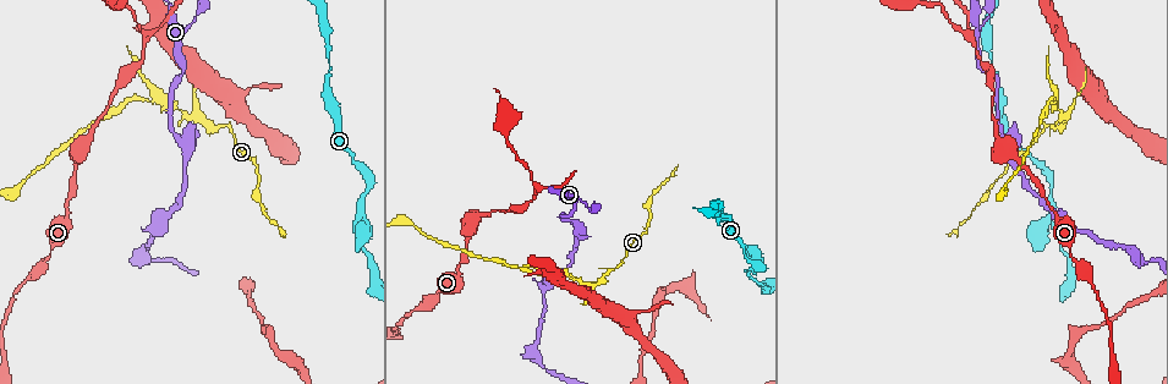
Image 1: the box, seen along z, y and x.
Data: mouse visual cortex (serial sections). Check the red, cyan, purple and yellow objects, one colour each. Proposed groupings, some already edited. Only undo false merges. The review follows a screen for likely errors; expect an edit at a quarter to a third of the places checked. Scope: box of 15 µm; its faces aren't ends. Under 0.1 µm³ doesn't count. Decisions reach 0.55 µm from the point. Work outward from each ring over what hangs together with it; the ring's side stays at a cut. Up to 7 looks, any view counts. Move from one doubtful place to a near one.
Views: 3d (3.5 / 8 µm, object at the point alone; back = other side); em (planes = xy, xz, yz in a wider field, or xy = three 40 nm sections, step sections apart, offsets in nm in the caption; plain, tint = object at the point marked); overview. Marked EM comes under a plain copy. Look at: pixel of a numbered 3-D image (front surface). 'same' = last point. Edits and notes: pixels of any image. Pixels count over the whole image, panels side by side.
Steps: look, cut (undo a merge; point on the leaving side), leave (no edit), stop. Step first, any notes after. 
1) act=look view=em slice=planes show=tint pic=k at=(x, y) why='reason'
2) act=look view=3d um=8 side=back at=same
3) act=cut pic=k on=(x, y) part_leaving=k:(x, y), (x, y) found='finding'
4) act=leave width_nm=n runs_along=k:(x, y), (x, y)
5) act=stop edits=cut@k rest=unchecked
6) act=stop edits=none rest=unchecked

act=look view=3d um=3.5 pic=1 at=(541, 289) why='thick turns thin'

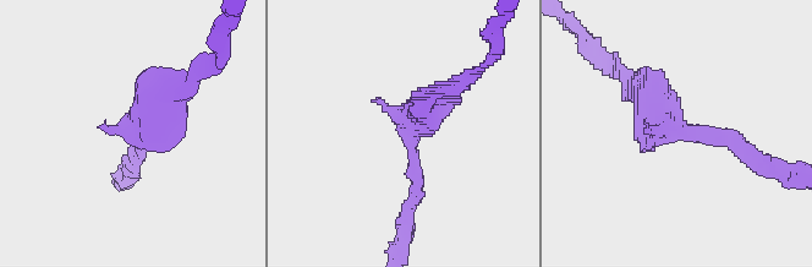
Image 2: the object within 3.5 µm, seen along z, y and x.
act=look view=em slice=xy step=1 show=tint pic=2 at=(686, 132) why='need the tissue'

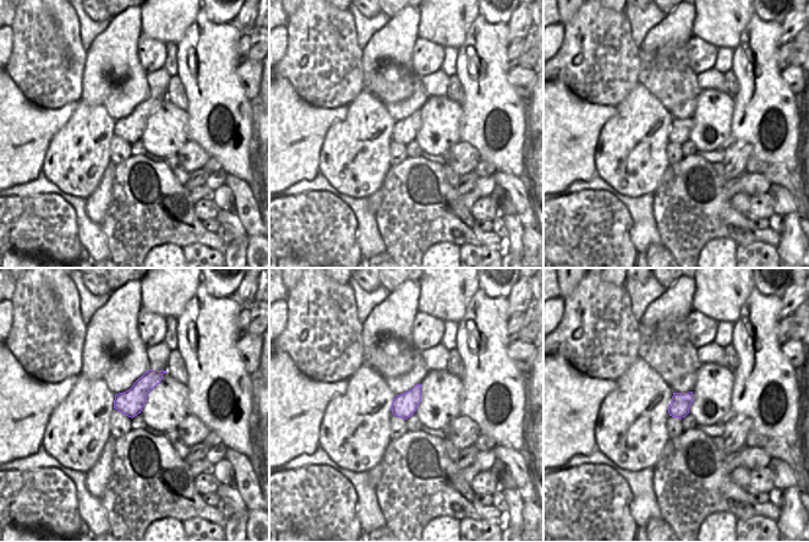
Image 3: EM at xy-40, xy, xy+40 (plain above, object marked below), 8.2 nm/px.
act=leave runs_along=2:(635, 88), (667, 130), (757, 159) found='one cell here'

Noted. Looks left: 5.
act=look view=3d um=8 pic=1 at=(535, 189) why='thin neck'

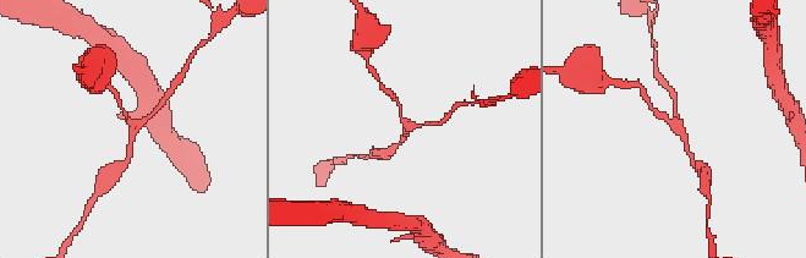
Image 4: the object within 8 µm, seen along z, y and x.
act=look view=3d um=3.5 pic=4 at=(679, 124) why='zoom in'

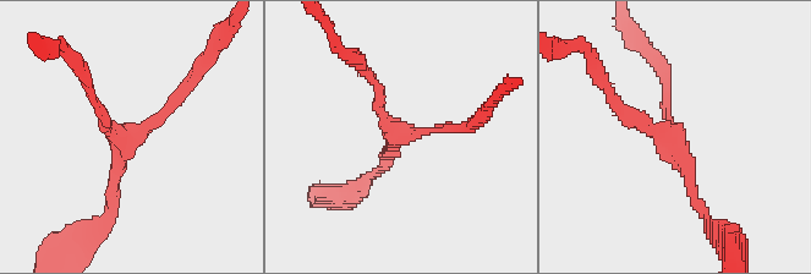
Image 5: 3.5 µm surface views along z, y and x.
act=look view=em slice=xy step=3 show=tint pic=5 at=(122, 139) arms=3 arm_widths_nm=150,150,200 why='need the tissue'

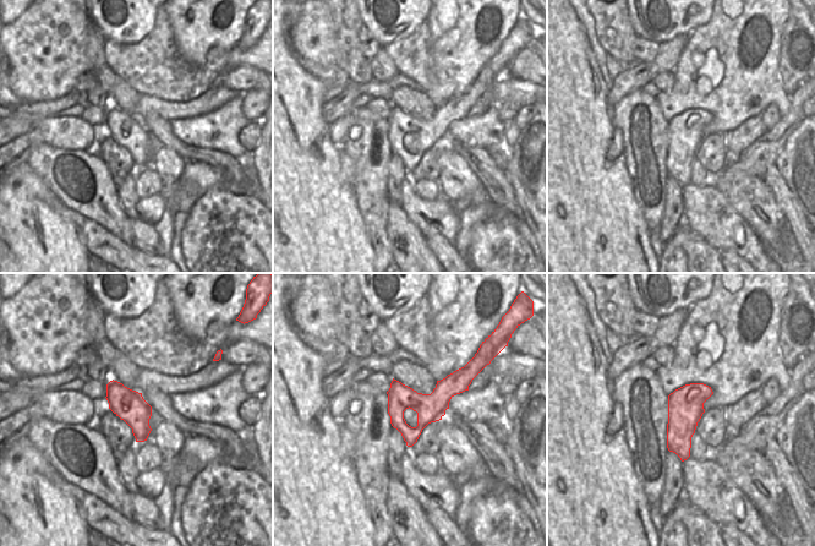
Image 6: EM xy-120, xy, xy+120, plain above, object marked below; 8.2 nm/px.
act=leave runs_along=5:(703, 217), (679, 141), (617, 104) found='one cell here'

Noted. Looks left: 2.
act=look view=3d um=3.5 pic=1 at=(177, 107) why='narrows sharply'

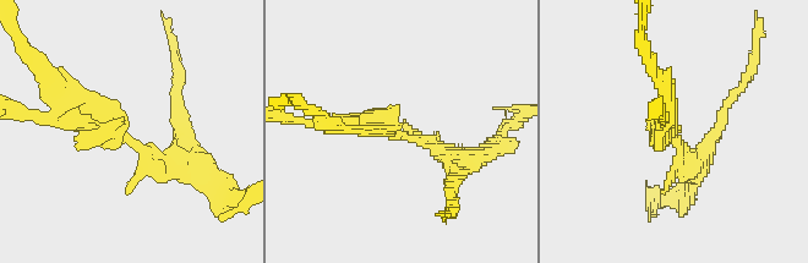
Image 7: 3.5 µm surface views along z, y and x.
act=look view=em slice=planes show=tint pic=7 at=(399, 133)

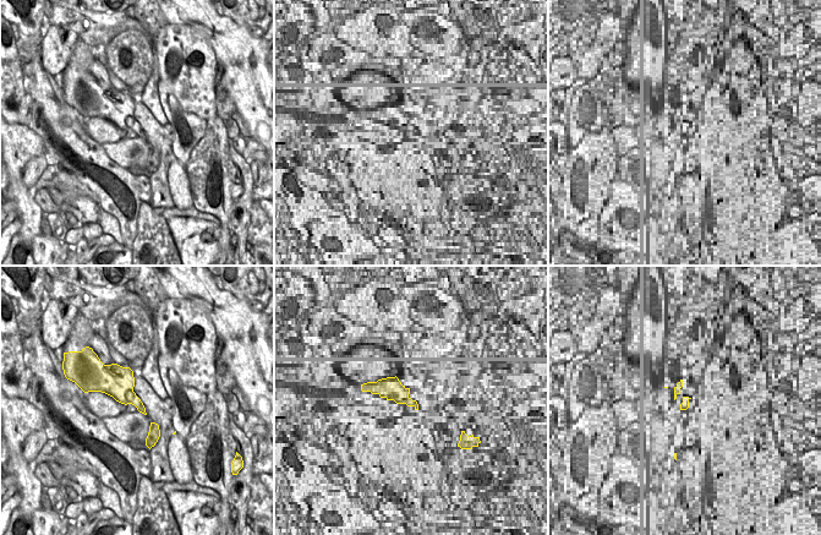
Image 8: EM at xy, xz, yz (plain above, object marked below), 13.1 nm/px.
act=cut pic=7 on=(114, 141) found='a second cell is stuck on'

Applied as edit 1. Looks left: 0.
act=stop edits=cut@7 rest=unchecked

